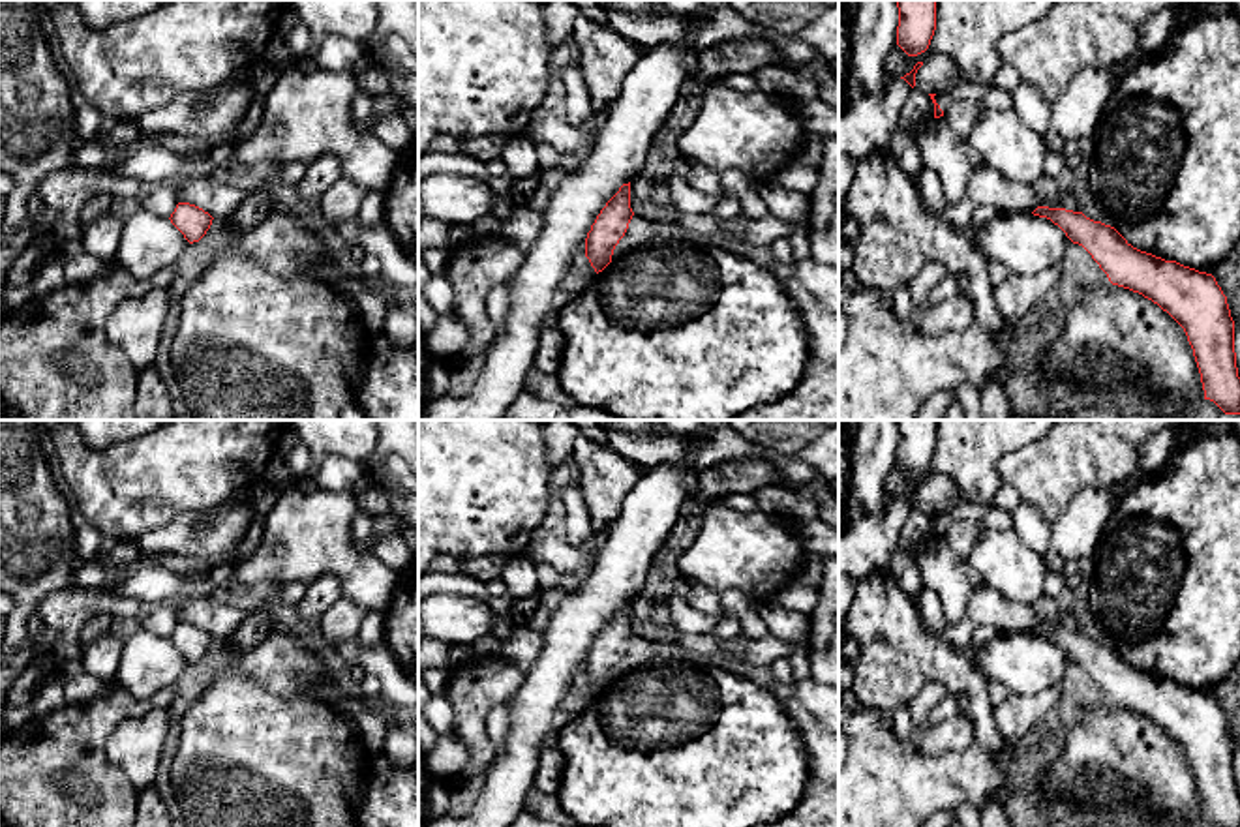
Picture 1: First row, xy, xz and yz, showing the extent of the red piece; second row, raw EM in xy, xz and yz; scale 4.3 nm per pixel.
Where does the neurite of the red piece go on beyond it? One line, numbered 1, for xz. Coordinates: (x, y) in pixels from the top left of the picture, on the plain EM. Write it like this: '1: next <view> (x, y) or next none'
1: next none

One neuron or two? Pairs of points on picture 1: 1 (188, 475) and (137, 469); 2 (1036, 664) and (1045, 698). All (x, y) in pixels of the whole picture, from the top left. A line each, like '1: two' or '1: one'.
1: one
2: two

